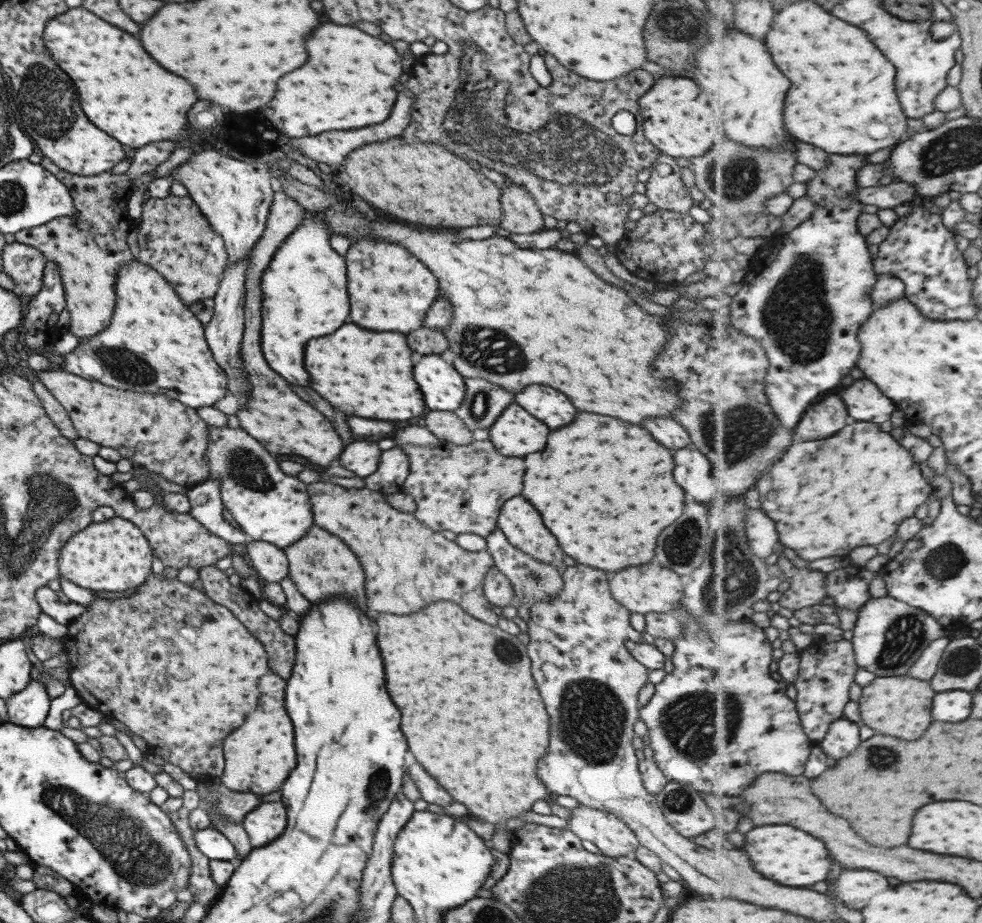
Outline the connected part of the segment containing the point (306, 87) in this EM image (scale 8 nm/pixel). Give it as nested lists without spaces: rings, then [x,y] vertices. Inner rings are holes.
[[[332,22],[322,24],[308,36],[308,62],[296,72],[286,74],[278,82],[278,94],[272,98],[270,108],[276,110],[272,114],[272,122],[276,128],[280,128],[284,134],[292,138],[302,138],[302,136],[314,136],[320,132],[328,130],[354,130],[354,128],[364,128],[370,124],[384,122],[396,104],[396,90],[394,86],[398,84],[398,78],[402,74],[402,56],[398,52],[382,42],[380,38],[374,38],[370,34],[364,34],[362,30],[354,26],[338,26]]]

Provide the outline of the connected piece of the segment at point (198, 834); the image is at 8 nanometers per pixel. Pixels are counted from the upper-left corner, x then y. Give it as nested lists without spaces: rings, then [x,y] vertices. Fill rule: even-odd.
[[[212,826],[196,830],[191,839],[209,860],[236,861],[236,847],[218,829]]]

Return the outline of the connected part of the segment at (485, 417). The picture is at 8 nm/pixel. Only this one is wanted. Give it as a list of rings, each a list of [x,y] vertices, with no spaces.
[[[481,378],[465,379],[466,396],[455,413],[464,421],[466,428],[490,428],[512,402],[512,396],[497,384]]]

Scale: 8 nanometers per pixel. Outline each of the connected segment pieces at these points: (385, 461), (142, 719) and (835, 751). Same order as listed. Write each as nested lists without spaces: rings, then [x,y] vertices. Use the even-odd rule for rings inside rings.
[[[400,446],[381,452],[376,472],[364,477],[363,481],[366,488],[388,496],[395,491],[402,491],[404,481],[409,474],[410,463],[408,455]]]
[[[151,573],[146,582],[142,584],[136,593],[128,598],[116,598],[116,600],[94,600],[85,608],[85,611],[67,624],[67,634],[62,638],[63,650],[68,653],[69,680],[71,686],[76,689],[84,704],[111,719],[120,720],[128,729],[141,736],[148,746],[148,752],[154,756],[161,756],[166,762],[180,766],[196,780],[217,780],[225,769],[225,756],[222,752],[224,738],[236,730],[240,724],[244,724],[246,716],[256,708],[260,690],[256,688],[258,678],[268,674],[268,656],[264,652],[264,646],[242,626],[242,622],[236,618],[225,606],[216,604],[202,592],[198,585],[183,584],[178,580],[166,580],[162,575]]]
[[[847,716],[831,726],[828,736],[820,743],[830,757],[840,760],[852,754],[862,744],[861,726]]]

